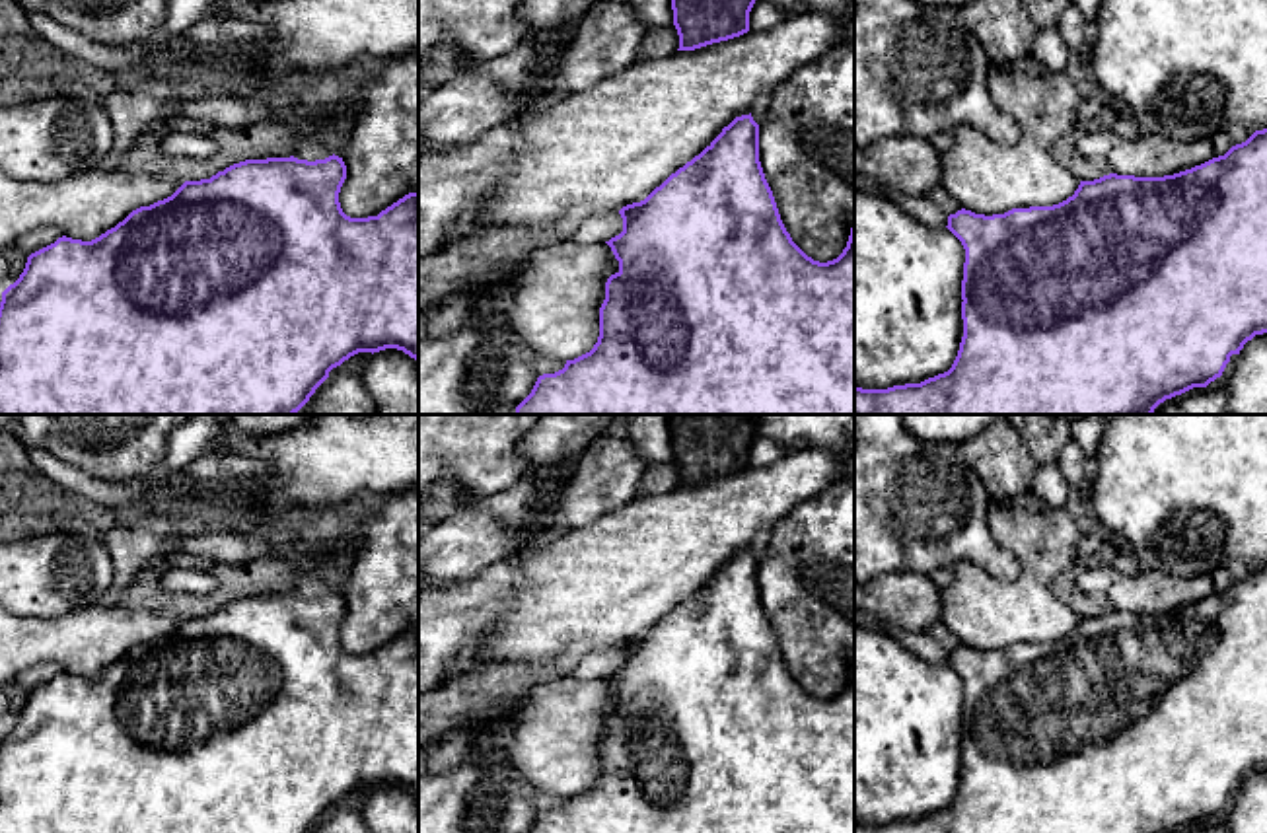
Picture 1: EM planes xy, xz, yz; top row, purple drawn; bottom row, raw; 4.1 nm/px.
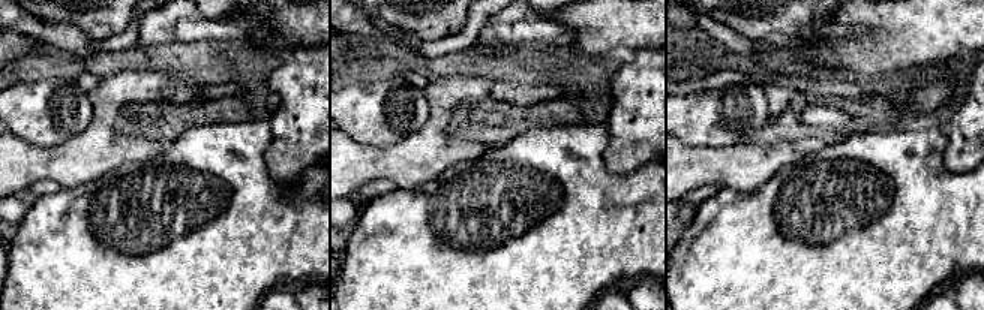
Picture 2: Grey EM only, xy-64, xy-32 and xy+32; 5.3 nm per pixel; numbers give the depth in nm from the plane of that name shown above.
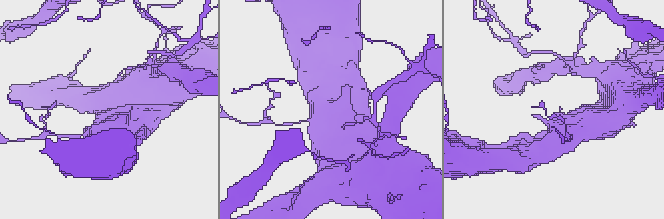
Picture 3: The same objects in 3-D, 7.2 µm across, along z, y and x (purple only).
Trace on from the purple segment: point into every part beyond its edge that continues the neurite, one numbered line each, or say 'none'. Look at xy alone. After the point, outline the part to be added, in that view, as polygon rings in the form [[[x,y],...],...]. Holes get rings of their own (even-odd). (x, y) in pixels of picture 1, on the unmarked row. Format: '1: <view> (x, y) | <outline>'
none

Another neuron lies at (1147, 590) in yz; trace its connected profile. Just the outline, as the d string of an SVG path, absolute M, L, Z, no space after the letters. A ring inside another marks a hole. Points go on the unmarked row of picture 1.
M1092 566L1078 576L1082 592L1100 596L1109 609L1135 613L1174 611L1224 592L1232 582L1228 566L1189 578L1160 570L1127 574L1109 566Z

